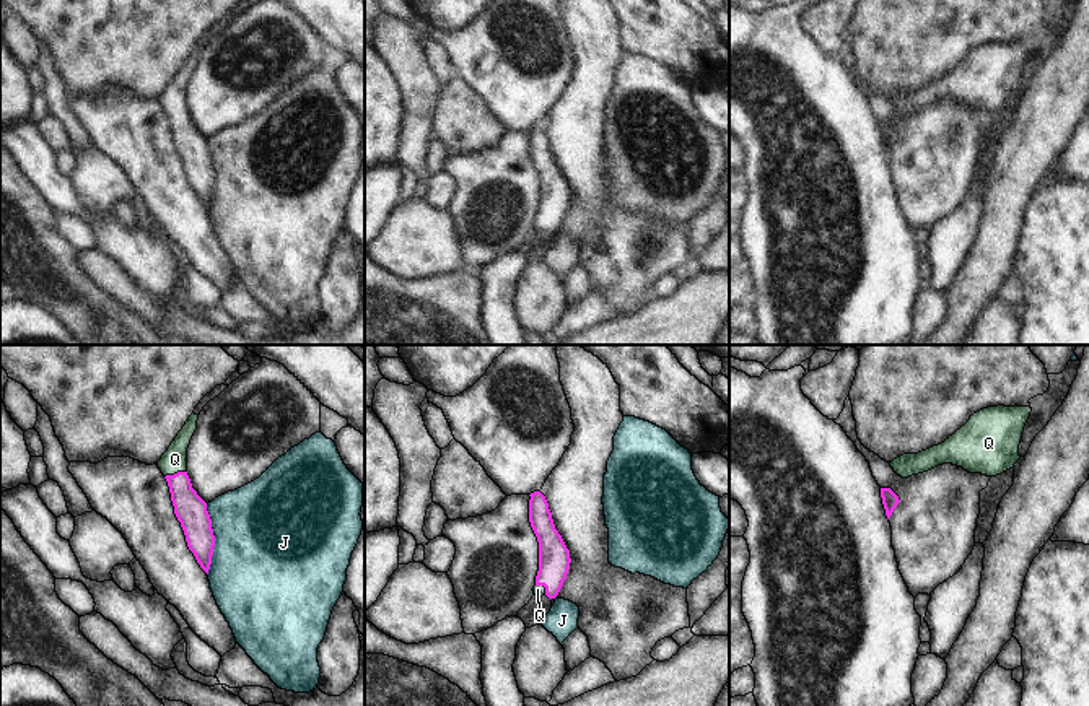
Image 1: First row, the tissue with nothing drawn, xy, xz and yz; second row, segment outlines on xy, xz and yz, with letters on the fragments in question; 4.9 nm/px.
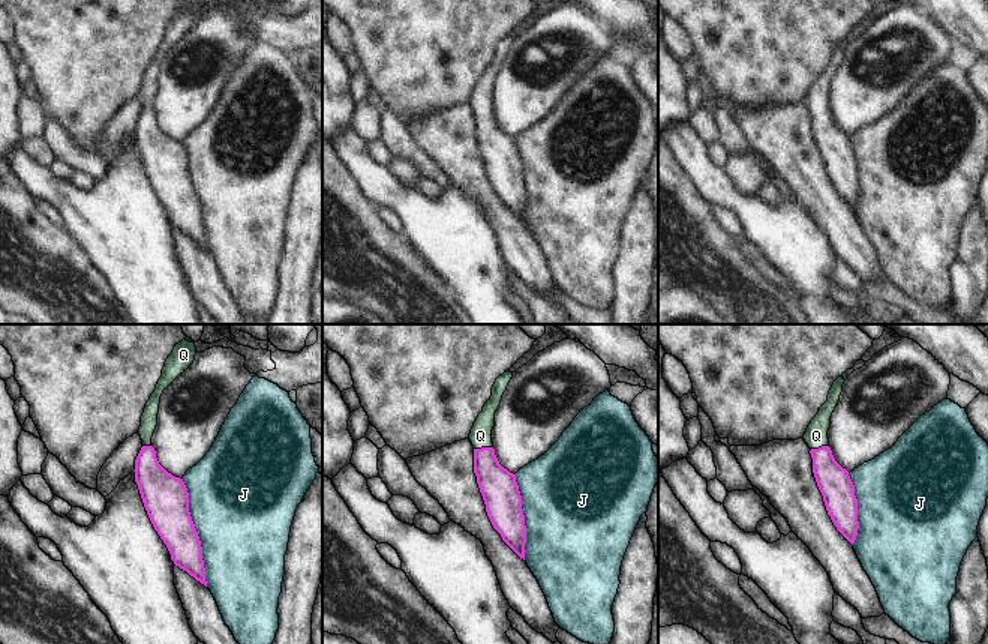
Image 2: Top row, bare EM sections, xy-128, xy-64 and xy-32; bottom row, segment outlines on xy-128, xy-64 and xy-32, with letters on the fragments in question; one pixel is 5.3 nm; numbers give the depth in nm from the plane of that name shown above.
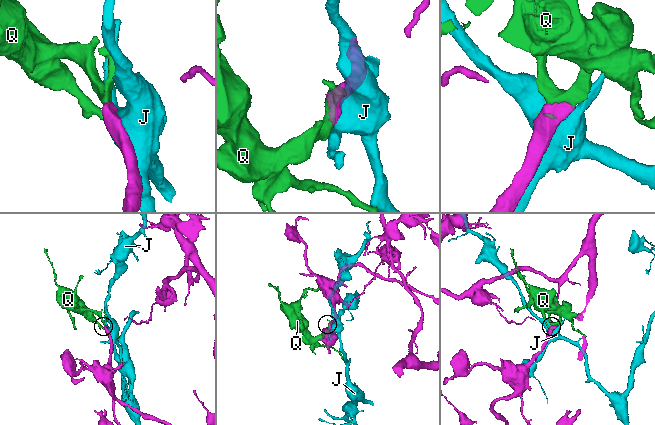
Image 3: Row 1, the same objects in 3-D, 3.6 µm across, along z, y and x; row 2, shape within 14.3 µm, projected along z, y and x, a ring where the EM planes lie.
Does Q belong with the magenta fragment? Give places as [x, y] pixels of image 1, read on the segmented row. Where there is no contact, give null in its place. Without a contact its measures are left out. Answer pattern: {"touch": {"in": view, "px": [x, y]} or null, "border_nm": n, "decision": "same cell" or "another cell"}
{"touch": {"in": "xy", "px": [174, 474]}, "border_nm": 120, "decision": "same cell"}

